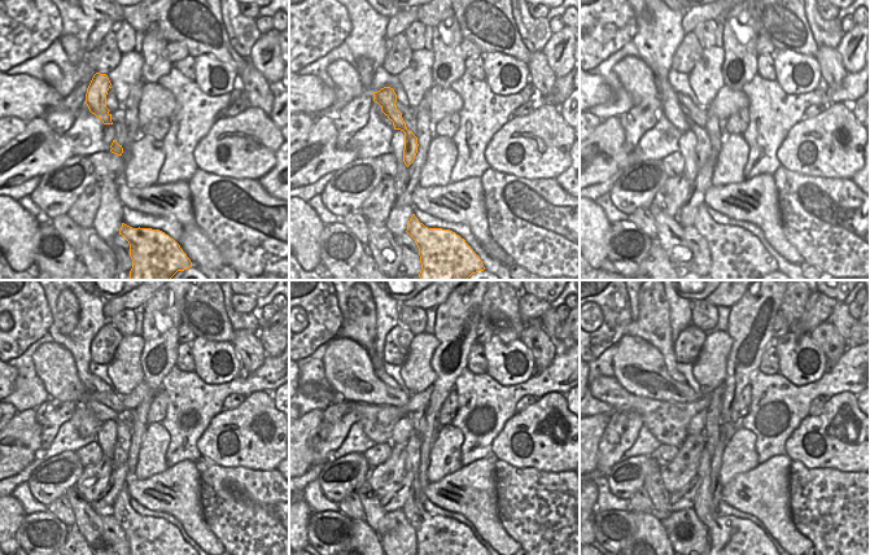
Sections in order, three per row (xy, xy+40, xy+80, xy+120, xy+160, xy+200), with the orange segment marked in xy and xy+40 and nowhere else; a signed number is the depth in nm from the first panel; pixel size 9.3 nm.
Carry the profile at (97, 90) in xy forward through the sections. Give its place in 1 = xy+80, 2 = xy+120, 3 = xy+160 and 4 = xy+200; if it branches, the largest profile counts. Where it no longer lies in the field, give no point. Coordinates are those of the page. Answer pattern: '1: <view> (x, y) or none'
1: xy+80 (702, 152)
2: xy+120 (119, 458)
3: xy+160 (444, 543)
4: xy+200 (735, 543)

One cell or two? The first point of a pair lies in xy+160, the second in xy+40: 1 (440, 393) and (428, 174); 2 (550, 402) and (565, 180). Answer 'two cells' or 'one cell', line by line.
1: two cells
2: two cells

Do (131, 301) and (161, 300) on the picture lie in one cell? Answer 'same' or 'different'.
different

